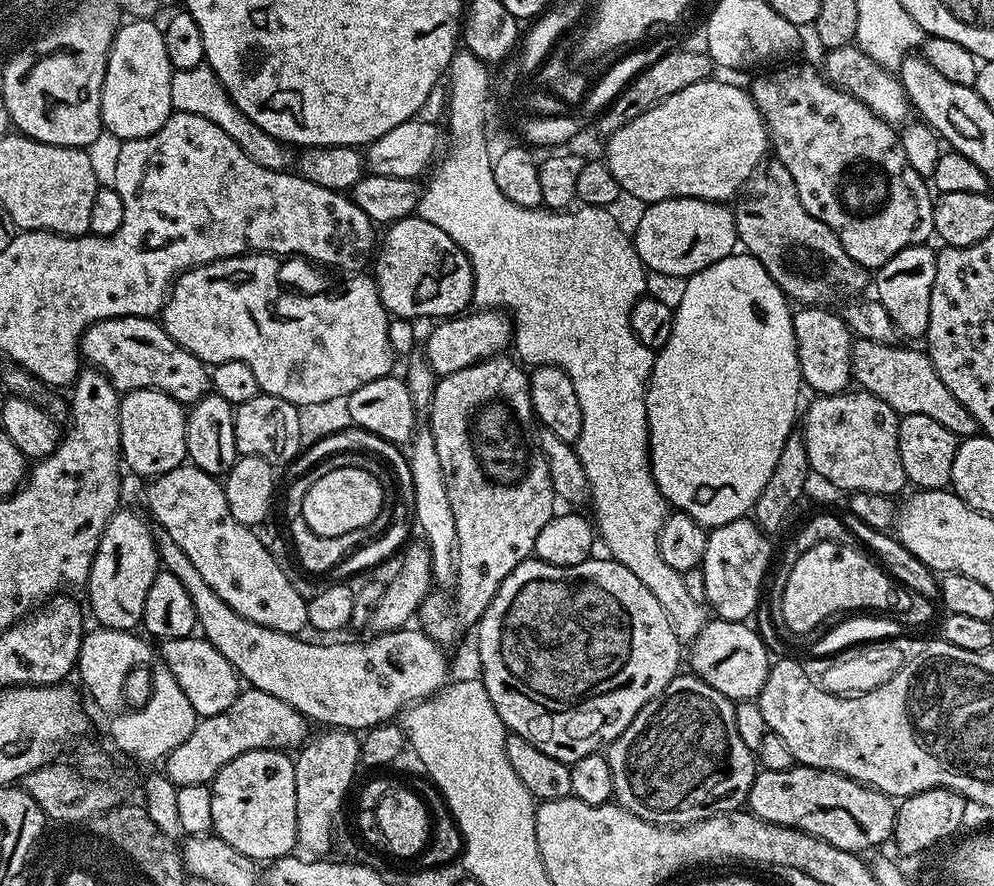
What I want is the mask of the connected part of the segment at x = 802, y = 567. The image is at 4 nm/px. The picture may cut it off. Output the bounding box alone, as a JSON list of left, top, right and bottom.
[778,544,912,634]

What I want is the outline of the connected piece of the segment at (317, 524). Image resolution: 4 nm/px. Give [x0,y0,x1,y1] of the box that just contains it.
[299,468,386,538]

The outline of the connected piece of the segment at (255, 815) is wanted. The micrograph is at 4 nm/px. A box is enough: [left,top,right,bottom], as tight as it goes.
[210,748,297,862]

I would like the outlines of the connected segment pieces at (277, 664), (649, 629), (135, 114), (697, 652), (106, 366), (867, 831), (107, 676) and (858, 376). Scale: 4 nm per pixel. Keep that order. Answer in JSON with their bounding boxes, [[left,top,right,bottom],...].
[[155,531,449,730],[474,558,682,766],[102,18,174,141],[690,619,770,700],[80,316,210,406],[746,766,897,854],[78,626,154,712],[852,338,978,438]]

